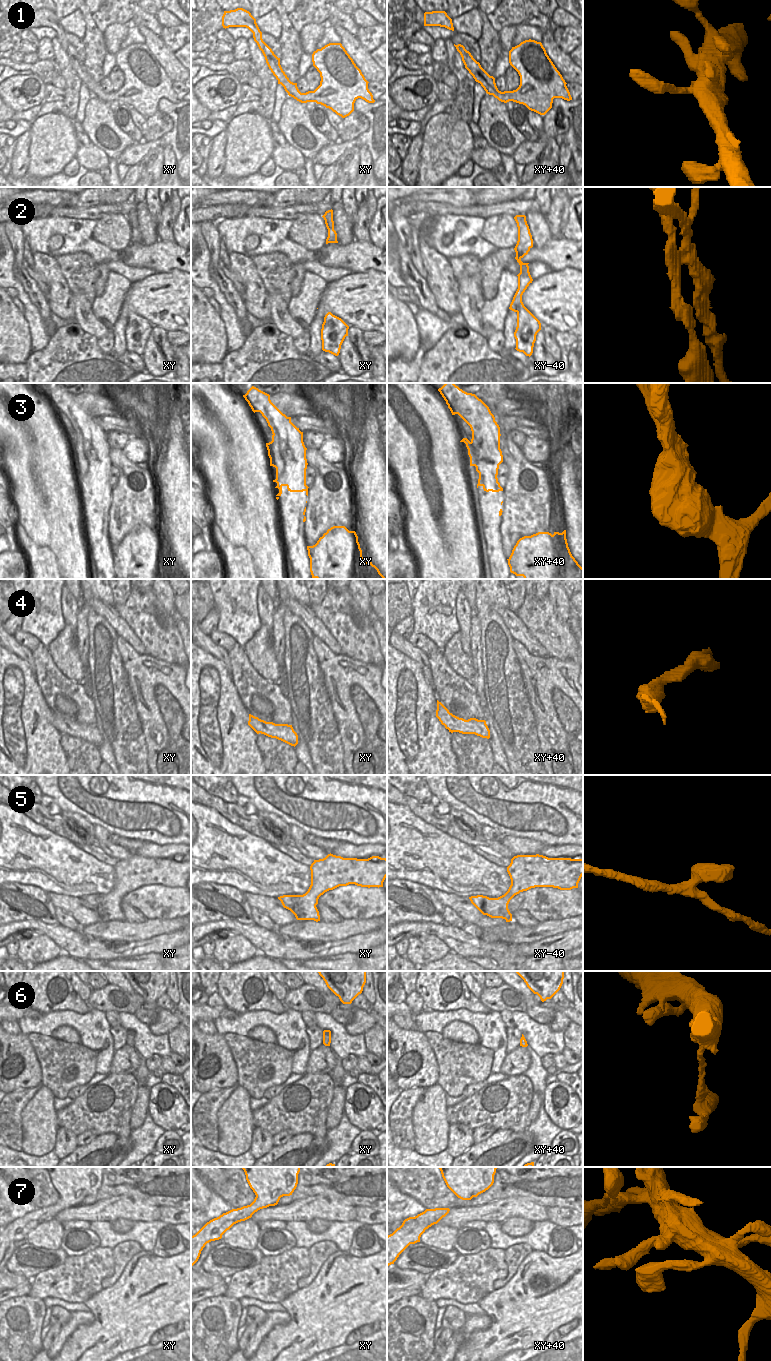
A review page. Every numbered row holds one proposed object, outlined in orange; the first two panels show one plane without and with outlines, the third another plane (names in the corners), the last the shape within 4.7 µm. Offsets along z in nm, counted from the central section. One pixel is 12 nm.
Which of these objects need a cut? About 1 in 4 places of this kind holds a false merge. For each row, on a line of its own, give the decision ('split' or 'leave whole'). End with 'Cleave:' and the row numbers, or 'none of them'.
1: leave whole
2: split
3: split
4: leave whole
5: leave whole
6: split
7: leave whole
Cleave: 2, 3, 6

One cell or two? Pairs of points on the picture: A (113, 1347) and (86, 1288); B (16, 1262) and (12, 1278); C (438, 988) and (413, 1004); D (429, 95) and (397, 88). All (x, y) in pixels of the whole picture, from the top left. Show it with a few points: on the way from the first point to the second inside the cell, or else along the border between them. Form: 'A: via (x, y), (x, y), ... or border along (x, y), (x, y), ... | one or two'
A: border along (102, 1288), (83, 1302) | two
B: border along (10, 1271), (22, 1274), (28, 1279) | two
C: border along (415, 990), (421, 997), (425, 1008) | two
D: via (421, 97), (405, 91) | one

